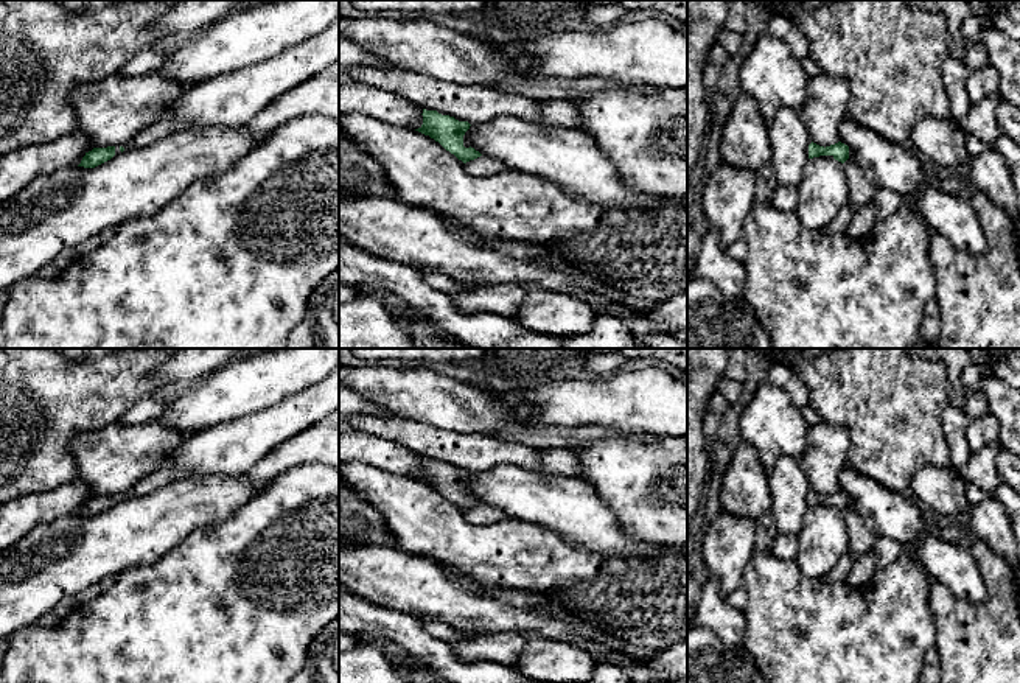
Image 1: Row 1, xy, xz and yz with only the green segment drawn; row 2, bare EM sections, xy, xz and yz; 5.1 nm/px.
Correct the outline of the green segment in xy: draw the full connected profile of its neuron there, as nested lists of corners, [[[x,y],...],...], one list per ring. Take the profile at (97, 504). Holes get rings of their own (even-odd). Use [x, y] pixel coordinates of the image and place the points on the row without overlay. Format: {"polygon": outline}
{"polygon": [[[163,468],[157,470],[152,475],[143,478],[140,482],[137,482],[132,489],[129,489],[124,493],[120,495],[107,495],[107,496],[93,496],[92,499],[86,501],[81,512],[78,515],[84,517],[95,517],[107,509],[110,509],[114,504],[118,504],[123,499],[128,498],[140,498],[145,495],[149,495],[151,492],[155,492],[157,489],[188,476],[188,470],[182,468]]]}

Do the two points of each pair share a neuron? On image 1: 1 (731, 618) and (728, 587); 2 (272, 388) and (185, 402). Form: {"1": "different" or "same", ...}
{"1": "different", "2": "same"}

